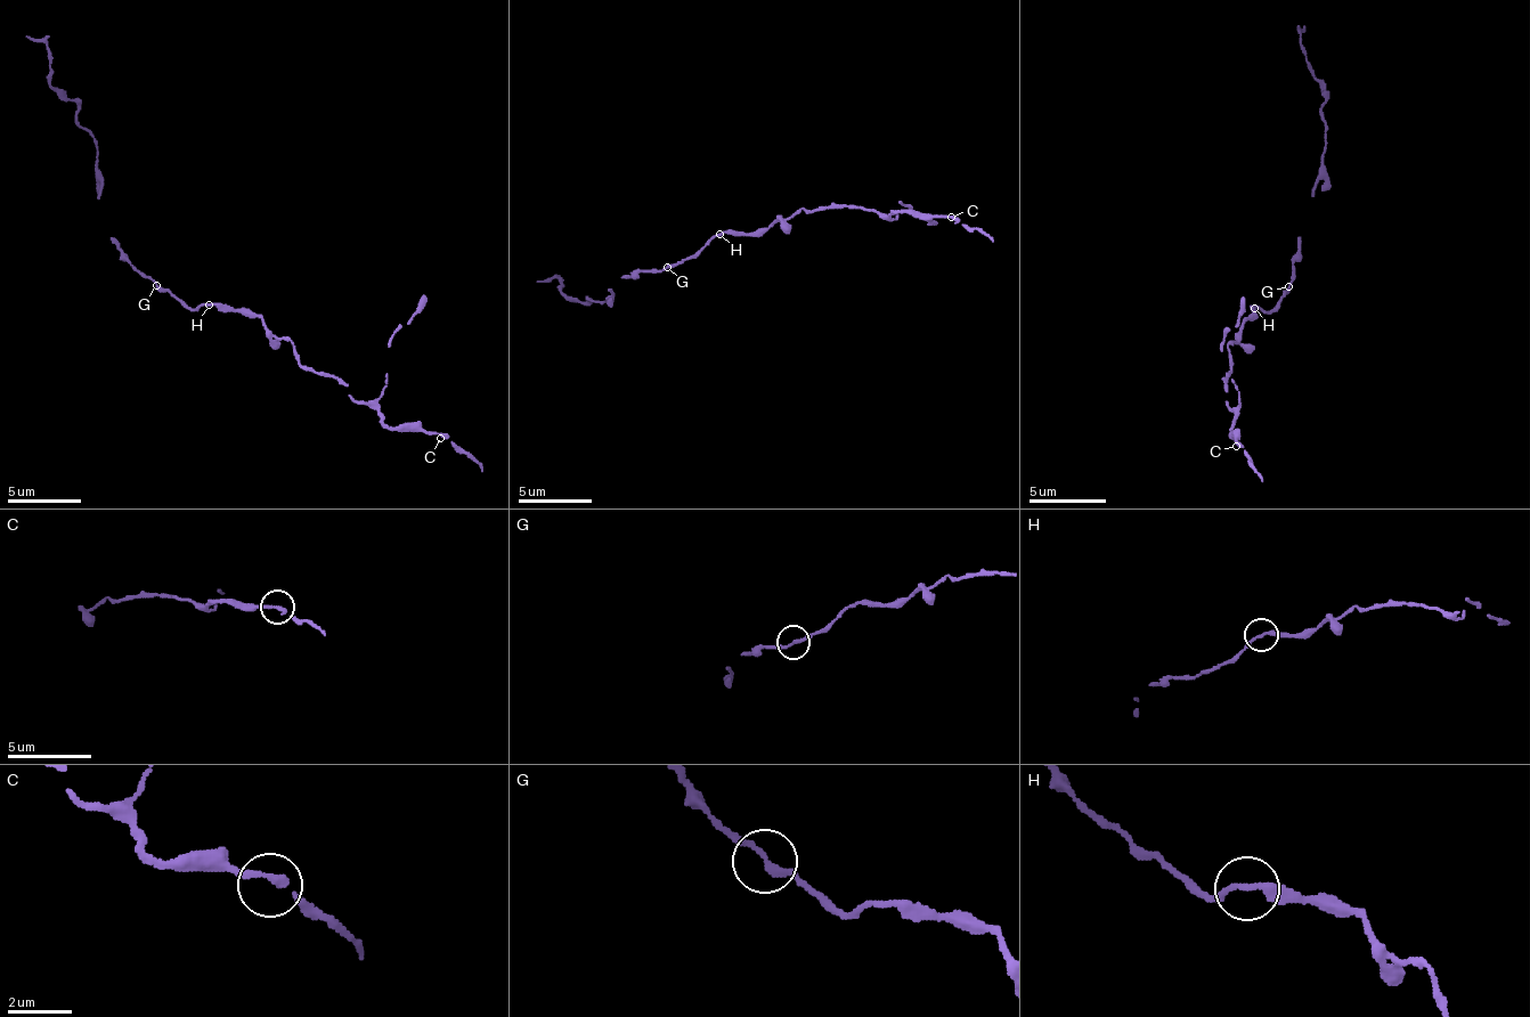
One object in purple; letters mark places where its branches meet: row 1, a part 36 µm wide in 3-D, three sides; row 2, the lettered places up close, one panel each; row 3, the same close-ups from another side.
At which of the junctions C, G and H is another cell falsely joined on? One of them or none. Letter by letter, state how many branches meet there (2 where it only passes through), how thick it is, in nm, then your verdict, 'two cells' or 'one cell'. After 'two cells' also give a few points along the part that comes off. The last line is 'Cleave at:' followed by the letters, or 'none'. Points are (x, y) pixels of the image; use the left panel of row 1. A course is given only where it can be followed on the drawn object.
C: 2 | 190 nm | one cell
G: 2 | 200 nm | one cell
H: 2 | 220 nm | one cell
Cleave at: none

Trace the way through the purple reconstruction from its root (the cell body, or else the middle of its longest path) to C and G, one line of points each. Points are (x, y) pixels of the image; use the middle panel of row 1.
C: (709, 242), (717, 235), (761, 235), (802, 209), (827, 205), (951, 217)
G: (709, 242), (691, 257), (666, 268)

